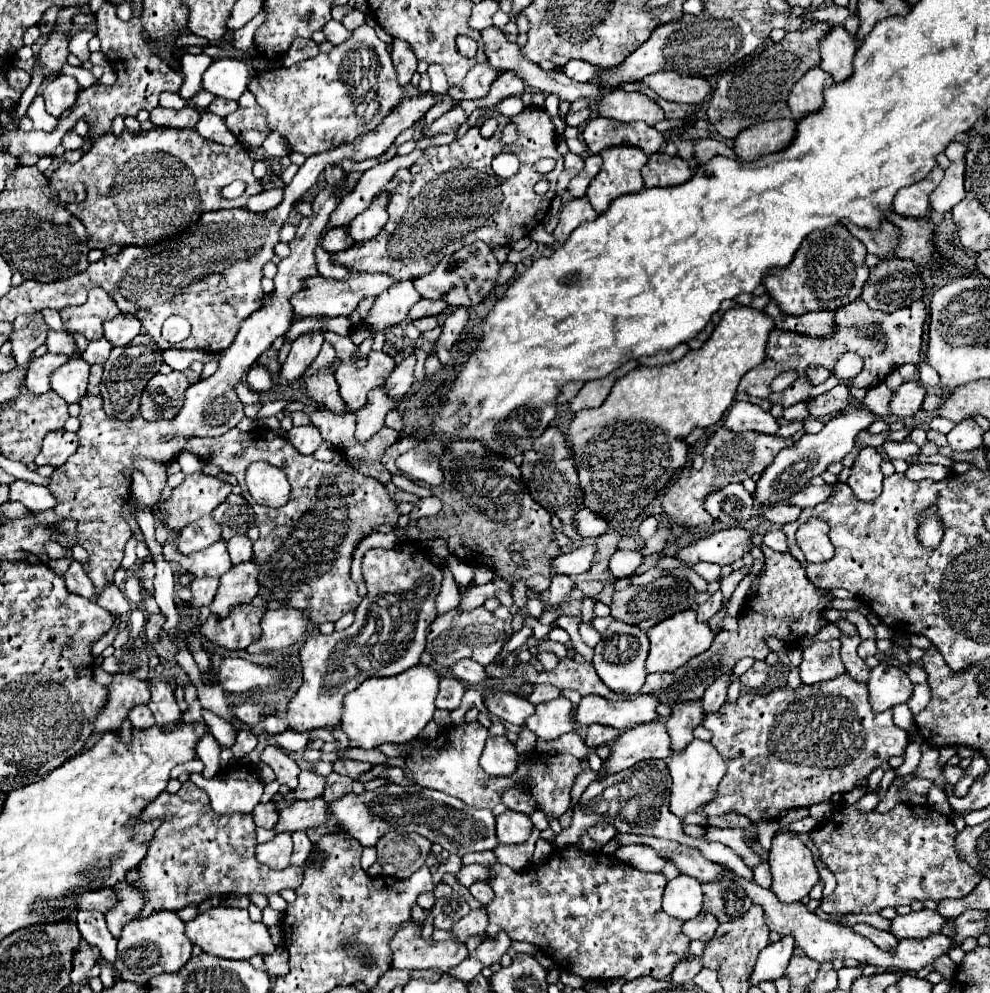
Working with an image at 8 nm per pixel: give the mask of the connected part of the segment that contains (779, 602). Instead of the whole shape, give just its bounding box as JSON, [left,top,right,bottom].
[639,544,833,706]

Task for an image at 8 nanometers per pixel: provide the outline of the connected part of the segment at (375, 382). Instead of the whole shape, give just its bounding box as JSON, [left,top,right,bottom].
[335,350,395,412]

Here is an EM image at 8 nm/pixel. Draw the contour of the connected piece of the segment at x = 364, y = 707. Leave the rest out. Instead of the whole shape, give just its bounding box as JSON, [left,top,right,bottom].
[341,664,439,748]

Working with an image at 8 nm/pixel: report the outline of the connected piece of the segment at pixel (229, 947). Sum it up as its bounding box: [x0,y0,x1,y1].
[187,906,275,960]

